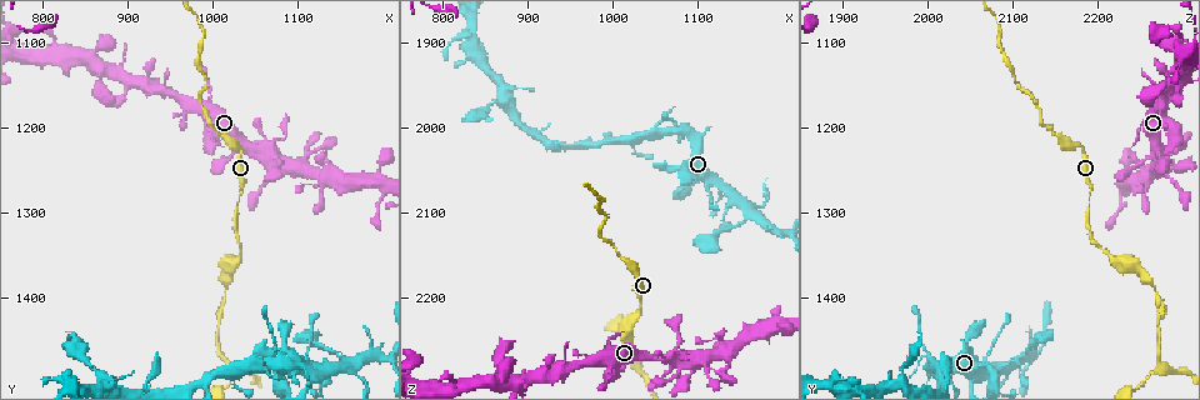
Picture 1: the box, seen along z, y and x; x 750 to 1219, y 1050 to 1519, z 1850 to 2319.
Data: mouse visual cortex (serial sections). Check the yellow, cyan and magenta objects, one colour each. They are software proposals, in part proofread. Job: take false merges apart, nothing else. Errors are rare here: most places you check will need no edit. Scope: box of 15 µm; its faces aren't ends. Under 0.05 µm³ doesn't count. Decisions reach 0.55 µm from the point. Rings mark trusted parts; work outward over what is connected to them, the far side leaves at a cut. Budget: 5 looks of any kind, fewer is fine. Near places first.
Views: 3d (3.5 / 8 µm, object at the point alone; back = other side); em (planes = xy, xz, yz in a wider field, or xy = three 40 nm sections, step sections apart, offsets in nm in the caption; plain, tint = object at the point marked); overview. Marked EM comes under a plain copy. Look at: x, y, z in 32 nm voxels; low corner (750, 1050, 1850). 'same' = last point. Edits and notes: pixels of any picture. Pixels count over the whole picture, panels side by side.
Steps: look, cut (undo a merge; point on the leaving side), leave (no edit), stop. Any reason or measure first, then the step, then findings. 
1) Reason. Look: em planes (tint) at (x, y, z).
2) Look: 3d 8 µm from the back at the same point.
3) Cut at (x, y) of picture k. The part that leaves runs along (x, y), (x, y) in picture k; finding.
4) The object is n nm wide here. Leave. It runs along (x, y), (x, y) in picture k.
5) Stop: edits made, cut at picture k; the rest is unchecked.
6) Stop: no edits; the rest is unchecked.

A fork. Look: 3d 3.5 µm at (1085, 1475, 2005).

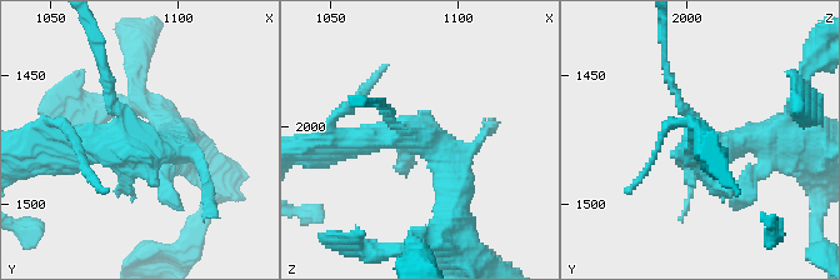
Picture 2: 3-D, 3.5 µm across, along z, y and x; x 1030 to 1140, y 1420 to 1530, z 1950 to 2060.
Now the EM. Look: em planes (tint) at (1082, 1478, 2003).

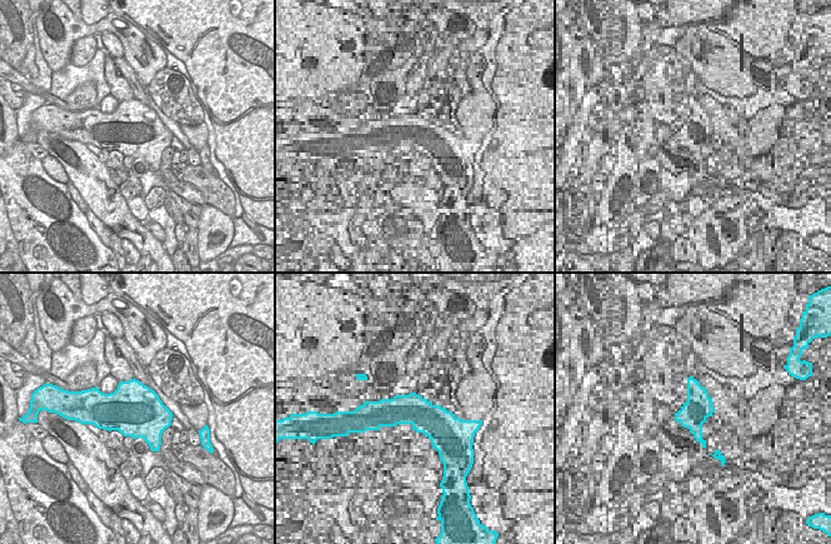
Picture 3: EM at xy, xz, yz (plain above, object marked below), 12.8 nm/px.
Leave. It runs along (455, 195), (451, 164), (409, 131), (331, 148) in picture 2; one cell here.

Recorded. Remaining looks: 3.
Thick turns thin. Look: em planes (tint) at (1195, 1470, 2120).

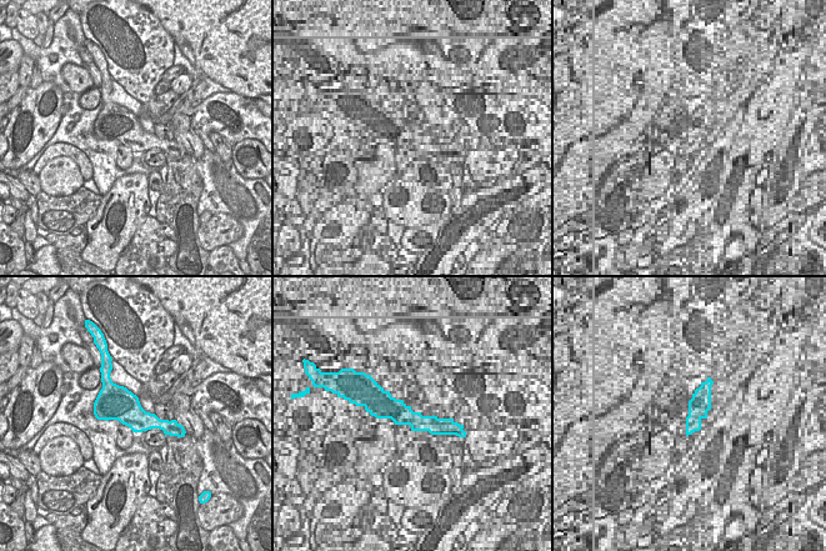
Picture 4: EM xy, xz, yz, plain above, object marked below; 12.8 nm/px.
Look: 3d 3.5 µm at the same point.

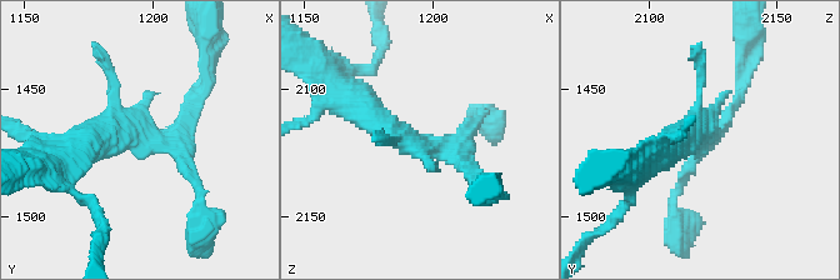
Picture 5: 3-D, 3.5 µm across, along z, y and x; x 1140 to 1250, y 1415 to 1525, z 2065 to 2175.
Leave. It runs along (346, 93), (423, 148), (473, 125) in picture 5; one cell here.

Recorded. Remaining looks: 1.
Stop: no edits; the rest is unchecked.

